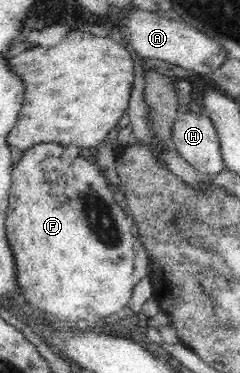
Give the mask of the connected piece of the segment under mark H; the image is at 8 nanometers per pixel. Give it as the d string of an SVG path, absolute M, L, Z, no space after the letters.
M186 111L172 123L172 145L200 175L211 177L224 169L220 144L211 118Z

